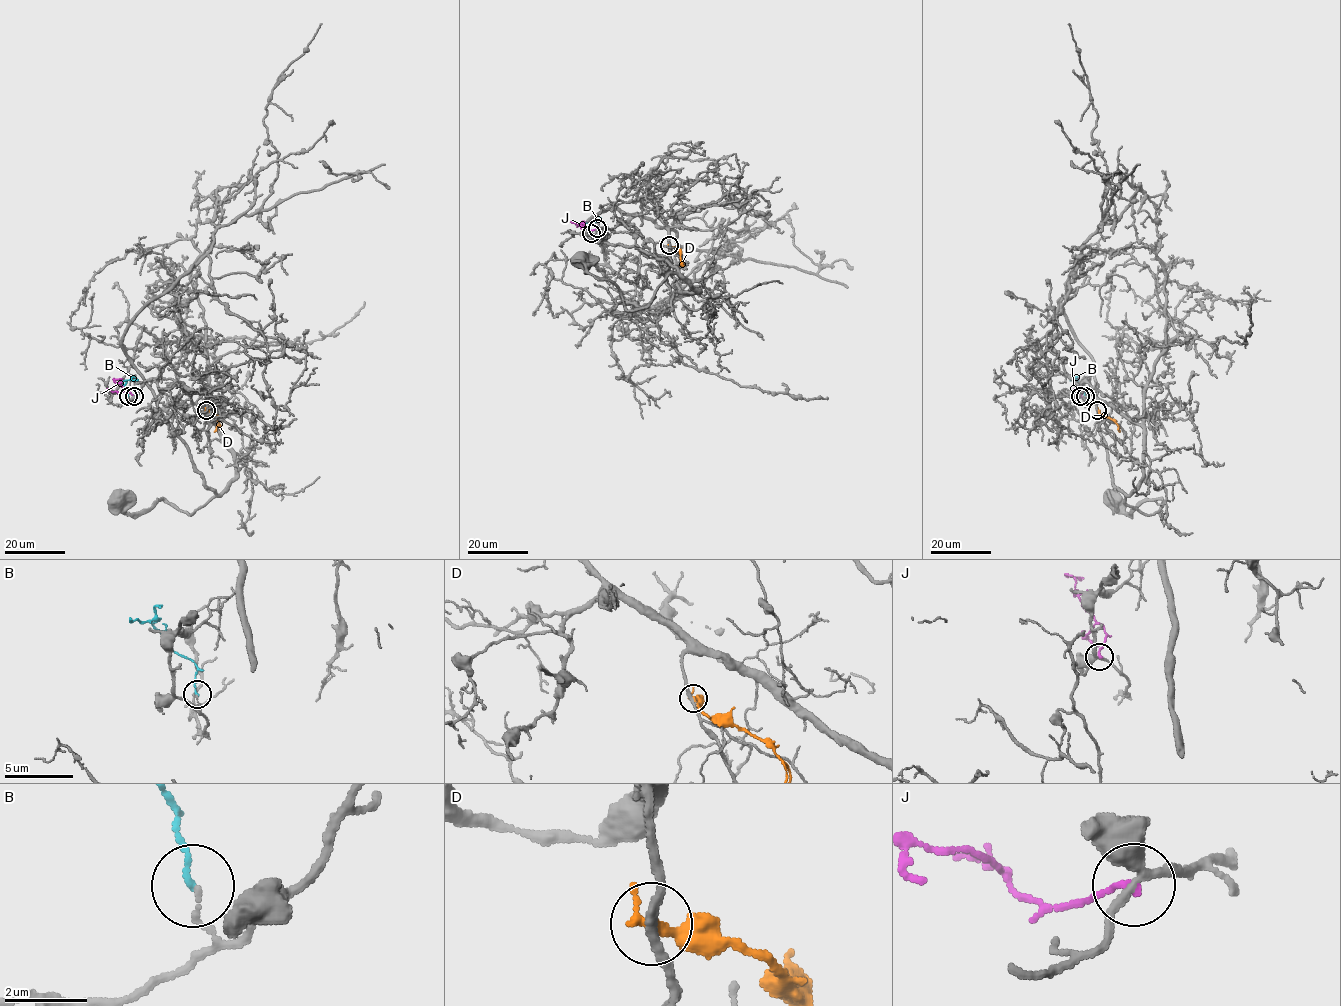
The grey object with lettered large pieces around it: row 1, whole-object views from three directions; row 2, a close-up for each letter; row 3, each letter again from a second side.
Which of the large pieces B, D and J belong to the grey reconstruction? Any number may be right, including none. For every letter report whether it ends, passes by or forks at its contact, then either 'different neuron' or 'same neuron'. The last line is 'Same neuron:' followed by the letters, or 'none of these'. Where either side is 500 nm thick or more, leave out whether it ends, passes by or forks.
B: it ends there; different neuron
D: it ends there; different neuron
J: it ends there; different neuron
Same neuron: none of these

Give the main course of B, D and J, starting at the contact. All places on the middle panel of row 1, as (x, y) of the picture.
B: (591, 232), (588, 226), (601, 218)
D: (669, 245), (679, 249), (682, 265), (677, 267)
J: (597, 229), (589, 229), (582, 221), (576, 226)

